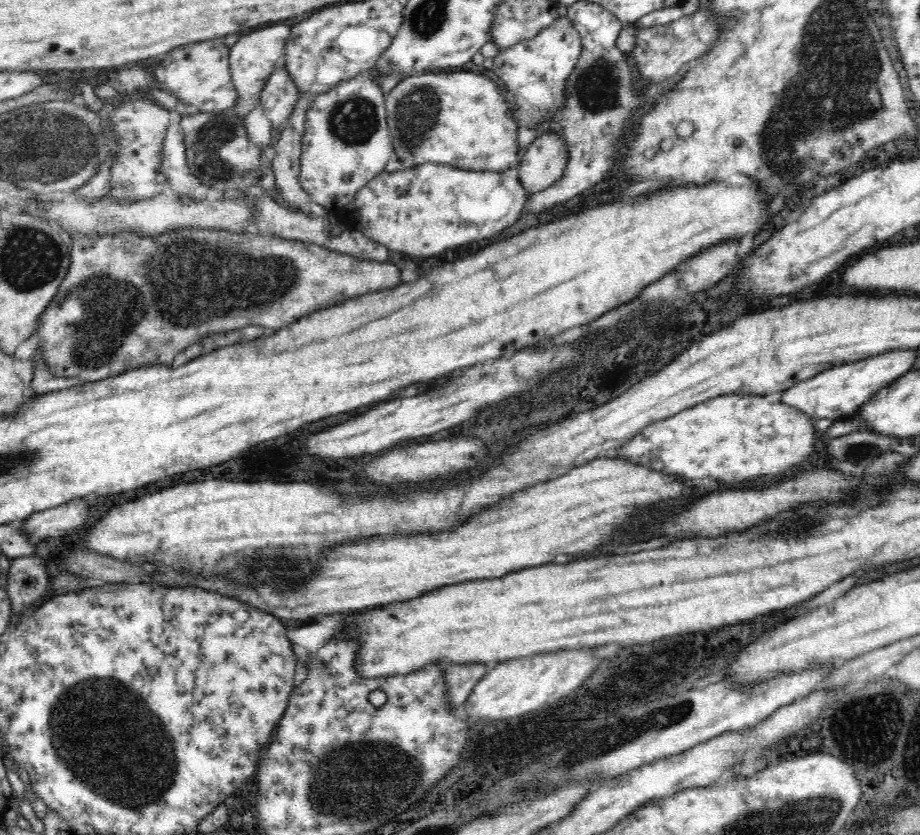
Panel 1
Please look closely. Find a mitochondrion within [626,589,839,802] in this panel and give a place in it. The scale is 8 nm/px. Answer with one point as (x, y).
(748, 762)

